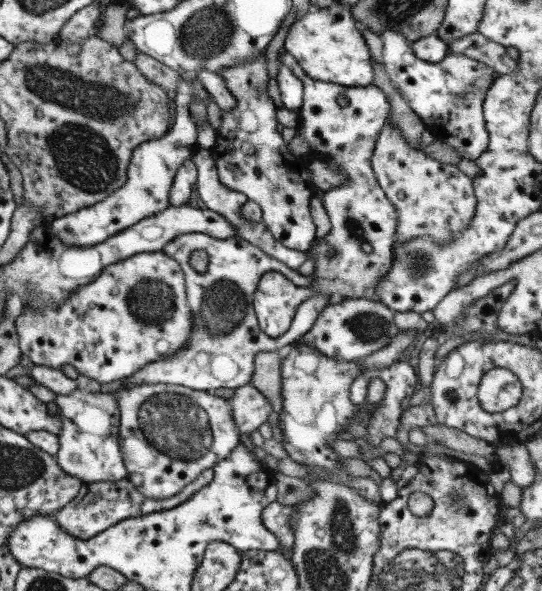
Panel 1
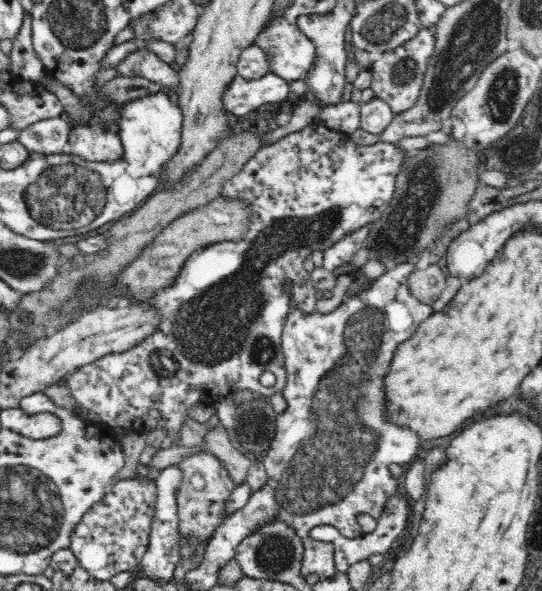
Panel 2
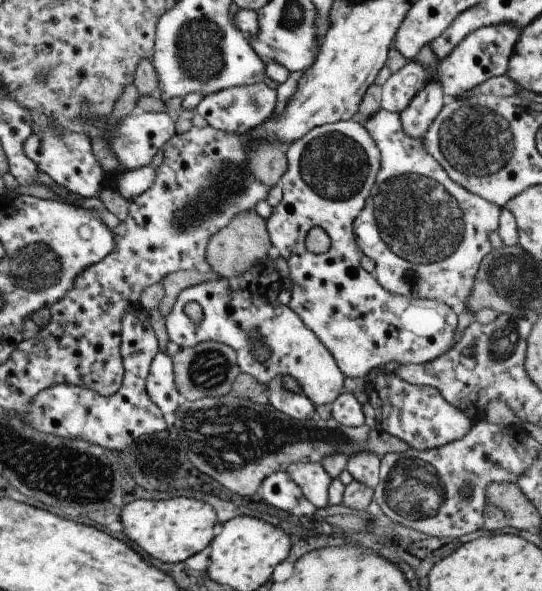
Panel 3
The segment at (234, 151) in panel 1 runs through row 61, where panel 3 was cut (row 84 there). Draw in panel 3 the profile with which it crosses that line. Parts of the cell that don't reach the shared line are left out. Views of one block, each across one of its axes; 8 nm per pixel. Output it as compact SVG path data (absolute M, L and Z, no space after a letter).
M263 82L251 84L251 86L227 88L227 90L219 90L215 94L201 98L201 102L197 104L195 110L215 130L221 130L227 134L245 134L245 132L261 126L271 116L271 112L275 110L275 90L267 88Z

